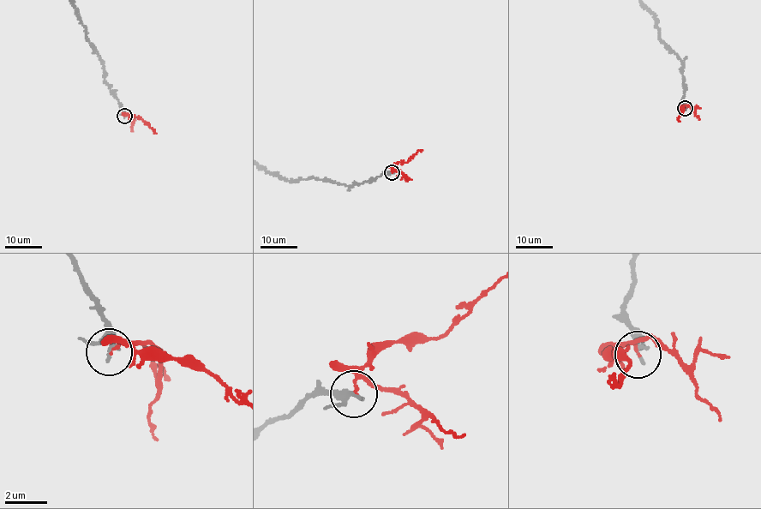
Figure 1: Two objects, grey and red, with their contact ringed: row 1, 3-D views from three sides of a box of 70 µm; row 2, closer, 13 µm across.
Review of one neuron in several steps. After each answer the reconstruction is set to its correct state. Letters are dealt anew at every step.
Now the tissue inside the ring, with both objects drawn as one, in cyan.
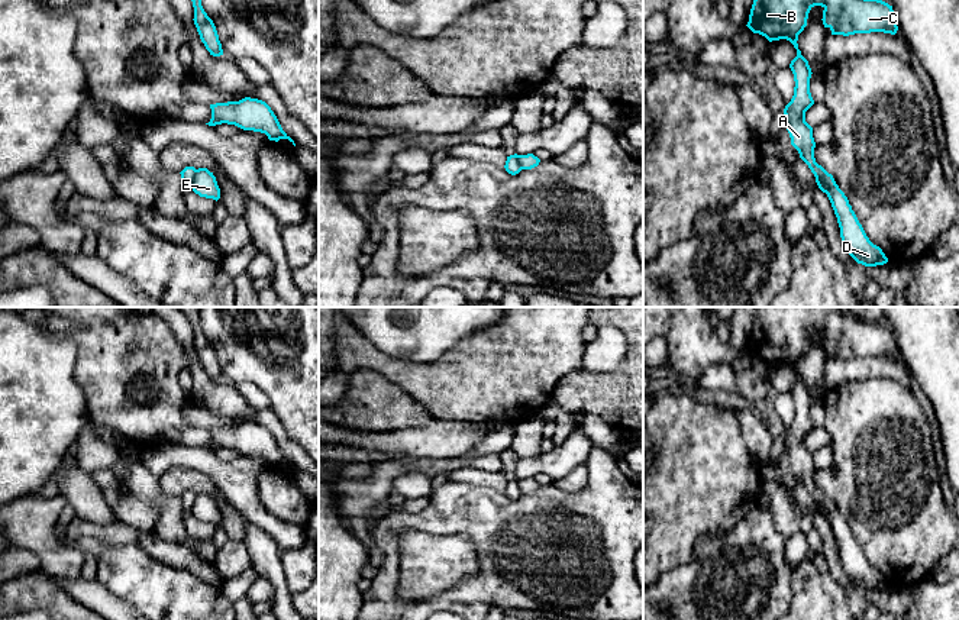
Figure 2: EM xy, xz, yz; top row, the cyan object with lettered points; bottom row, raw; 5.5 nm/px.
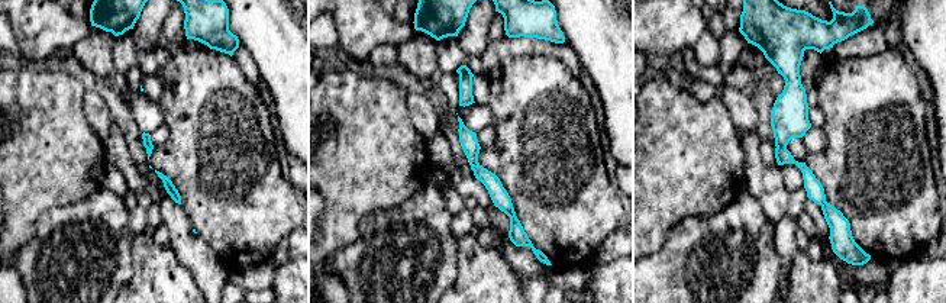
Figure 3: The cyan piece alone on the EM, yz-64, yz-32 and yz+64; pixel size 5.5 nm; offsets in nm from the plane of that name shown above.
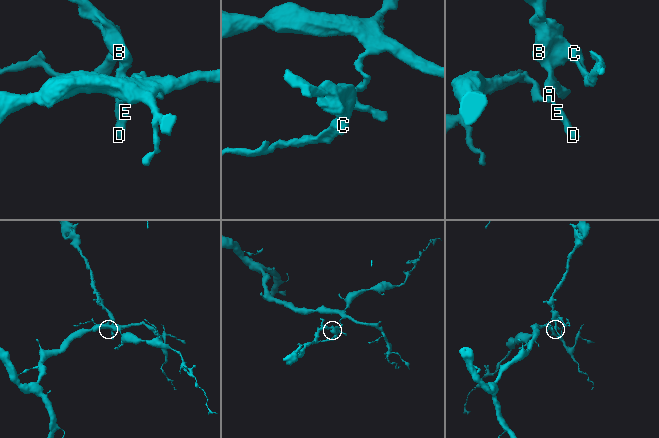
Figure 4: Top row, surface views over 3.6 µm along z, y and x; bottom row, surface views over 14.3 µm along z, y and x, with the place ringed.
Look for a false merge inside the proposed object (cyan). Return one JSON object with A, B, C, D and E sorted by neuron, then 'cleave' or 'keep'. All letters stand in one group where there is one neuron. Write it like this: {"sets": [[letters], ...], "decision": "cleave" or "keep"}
{"sets": [["A", "B", "C", "D"], ["E"]], "decision": "cleave"}

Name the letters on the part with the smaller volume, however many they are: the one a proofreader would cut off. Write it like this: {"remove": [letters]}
{"remove": ["A", "B", "C", "D"]}

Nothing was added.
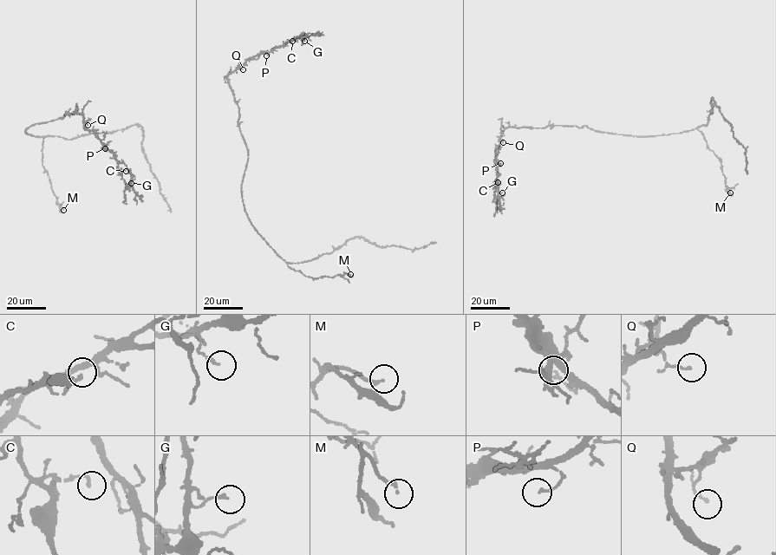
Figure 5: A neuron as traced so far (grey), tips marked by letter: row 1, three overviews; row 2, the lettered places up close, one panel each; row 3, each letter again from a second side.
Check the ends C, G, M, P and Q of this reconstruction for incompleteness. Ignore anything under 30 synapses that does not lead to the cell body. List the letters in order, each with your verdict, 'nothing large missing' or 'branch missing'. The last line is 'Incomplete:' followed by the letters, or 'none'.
C: nothing large missing
G: nothing large missing
M: branch missing
P: nothing large missing
Q: nothing large missing
Incomplete: M

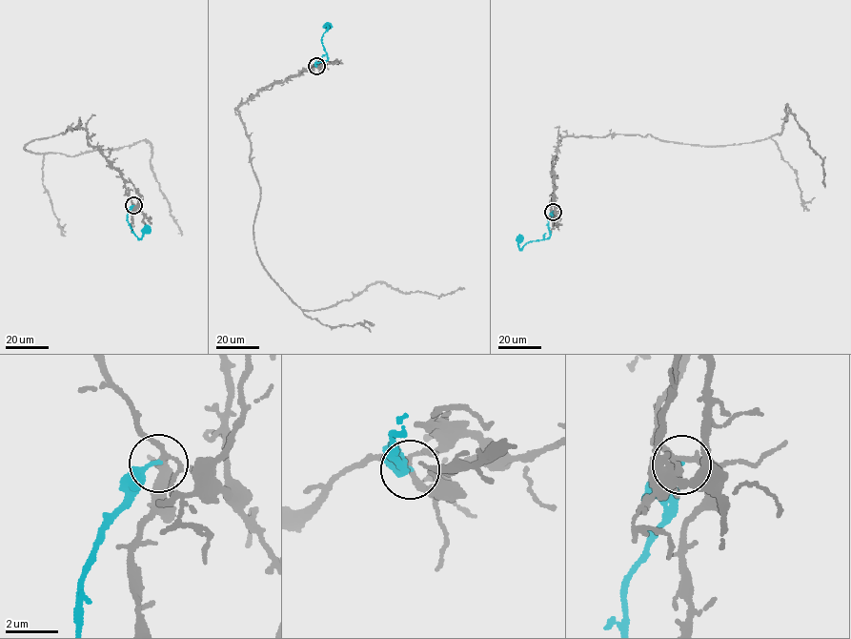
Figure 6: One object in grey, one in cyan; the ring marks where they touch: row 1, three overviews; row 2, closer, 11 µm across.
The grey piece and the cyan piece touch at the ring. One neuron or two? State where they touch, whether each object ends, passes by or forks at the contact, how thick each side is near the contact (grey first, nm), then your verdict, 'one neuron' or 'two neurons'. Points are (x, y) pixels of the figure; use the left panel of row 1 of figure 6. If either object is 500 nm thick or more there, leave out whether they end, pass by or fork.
place (133, 205); grey forks; cyan ends; calibres 200 and 140 nm; two neurons

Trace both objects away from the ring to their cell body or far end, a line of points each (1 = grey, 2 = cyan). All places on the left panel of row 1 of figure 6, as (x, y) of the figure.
1: (133, 205), (121, 173), (90, 144), (80, 123), (25, 145), (30, 153), (73, 156), (147, 140), (181, 236)
2: (133, 205), (127, 216), (131, 231), (139, 238), (148, 230)

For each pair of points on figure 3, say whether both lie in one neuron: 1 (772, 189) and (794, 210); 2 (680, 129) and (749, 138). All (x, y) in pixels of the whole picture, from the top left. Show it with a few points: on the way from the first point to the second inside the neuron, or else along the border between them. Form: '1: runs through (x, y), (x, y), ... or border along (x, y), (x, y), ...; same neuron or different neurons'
1: border along (790, 193), (790, 202), (784, 215); different neurons
2: border along (735, 128), (743, 150), (745, 170); different neurons

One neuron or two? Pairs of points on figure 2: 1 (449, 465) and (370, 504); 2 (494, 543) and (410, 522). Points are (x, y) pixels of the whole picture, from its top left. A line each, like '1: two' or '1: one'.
1: one
2: one

